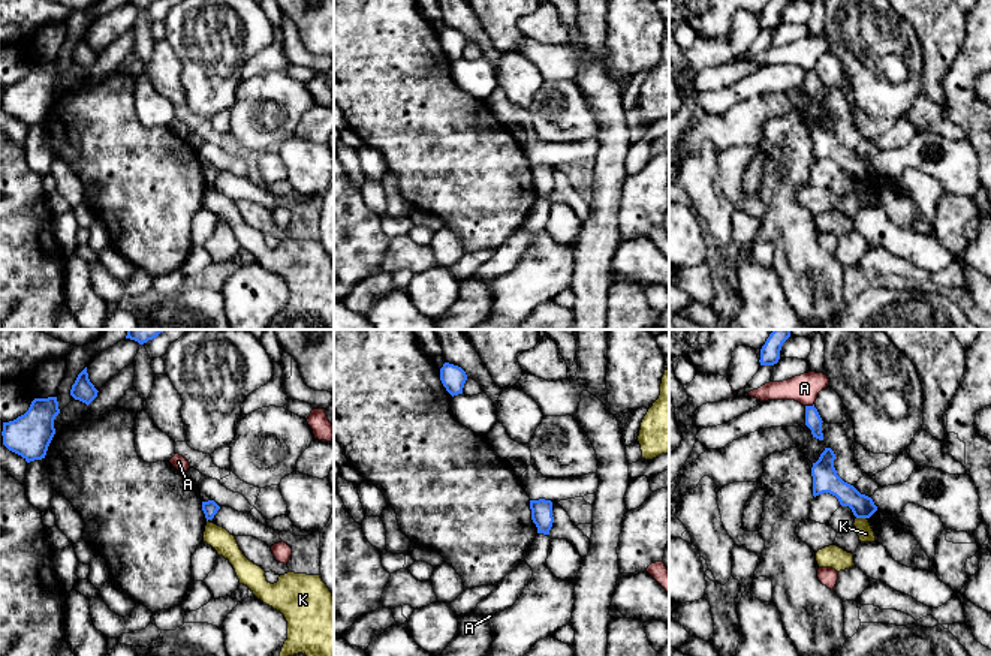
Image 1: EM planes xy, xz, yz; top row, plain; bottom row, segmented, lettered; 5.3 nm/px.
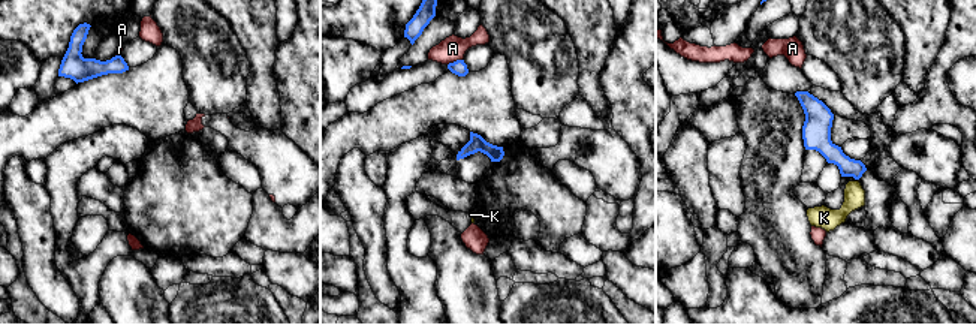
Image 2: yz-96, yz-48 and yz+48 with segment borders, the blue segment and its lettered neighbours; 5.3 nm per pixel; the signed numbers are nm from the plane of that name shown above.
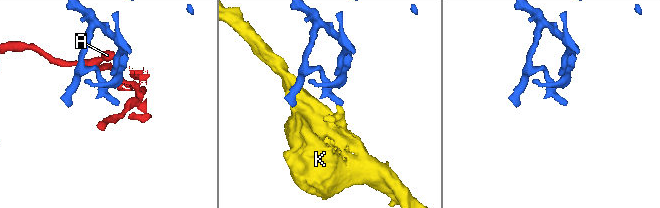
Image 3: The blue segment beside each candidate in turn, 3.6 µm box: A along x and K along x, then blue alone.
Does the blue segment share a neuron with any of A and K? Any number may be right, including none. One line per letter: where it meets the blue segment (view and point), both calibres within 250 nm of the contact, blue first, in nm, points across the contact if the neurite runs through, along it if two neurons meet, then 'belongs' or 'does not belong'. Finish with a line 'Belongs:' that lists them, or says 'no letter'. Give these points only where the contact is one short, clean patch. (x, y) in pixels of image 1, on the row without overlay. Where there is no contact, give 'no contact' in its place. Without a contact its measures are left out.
A: meets blue in yz at (809, 71); 90 nm thick on the blue side, 150 nm on the other; border along yz (813, 68), (806, 71); does not belong
K: meets blue in yz at (861, 181); 130 nm thick on the blue side, 90 nm on the other; border along yz (857, 181), (866, 183); does not belong
Belongs: no letter

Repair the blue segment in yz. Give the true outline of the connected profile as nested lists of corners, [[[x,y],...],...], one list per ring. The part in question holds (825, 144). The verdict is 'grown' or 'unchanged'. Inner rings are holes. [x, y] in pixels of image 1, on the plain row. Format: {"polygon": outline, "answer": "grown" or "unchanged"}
{"polygon": [[[825,112],[819,124],[813,127],[813,160],[829,157],[835,160],[841,171],[849,171],[856,183],[870,183],[877,171],[873,163],[861,159],[853,150],[844,147],[834,132],[835,118]]], "answer": "unchanged"}

